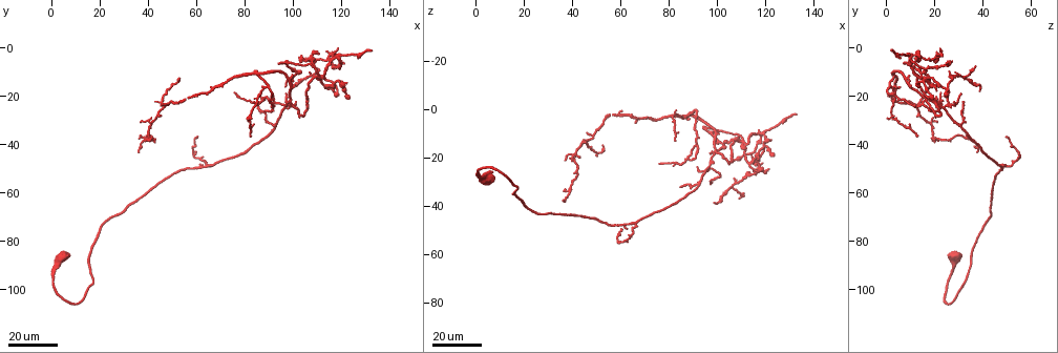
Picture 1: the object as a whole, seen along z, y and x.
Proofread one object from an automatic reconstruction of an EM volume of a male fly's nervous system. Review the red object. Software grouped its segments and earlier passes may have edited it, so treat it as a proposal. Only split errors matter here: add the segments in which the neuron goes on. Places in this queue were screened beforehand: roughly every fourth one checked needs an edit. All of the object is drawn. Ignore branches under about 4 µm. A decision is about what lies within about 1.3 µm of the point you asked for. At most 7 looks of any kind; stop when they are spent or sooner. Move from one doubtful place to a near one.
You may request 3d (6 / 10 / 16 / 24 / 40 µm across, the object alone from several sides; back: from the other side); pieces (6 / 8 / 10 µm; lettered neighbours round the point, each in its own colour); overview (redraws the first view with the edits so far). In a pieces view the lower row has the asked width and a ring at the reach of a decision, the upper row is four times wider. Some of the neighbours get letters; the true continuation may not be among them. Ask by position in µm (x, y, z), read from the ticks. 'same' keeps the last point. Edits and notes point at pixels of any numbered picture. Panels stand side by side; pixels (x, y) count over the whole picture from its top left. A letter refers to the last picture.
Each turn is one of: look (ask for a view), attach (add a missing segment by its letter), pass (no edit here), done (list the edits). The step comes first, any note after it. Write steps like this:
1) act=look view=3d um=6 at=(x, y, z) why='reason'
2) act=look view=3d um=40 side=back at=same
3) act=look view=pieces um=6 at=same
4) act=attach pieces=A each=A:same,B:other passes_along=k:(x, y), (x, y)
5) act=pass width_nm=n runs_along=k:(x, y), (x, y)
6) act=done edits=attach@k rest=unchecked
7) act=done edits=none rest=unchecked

act=look view=3d um=16 at=(132, 1, 3) why='end of a long branch'

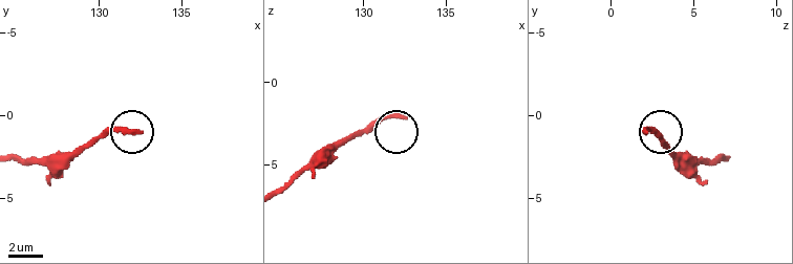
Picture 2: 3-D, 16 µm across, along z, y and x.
act=look view=pieces um=10 at=(132.3, 1.1, 2.2)

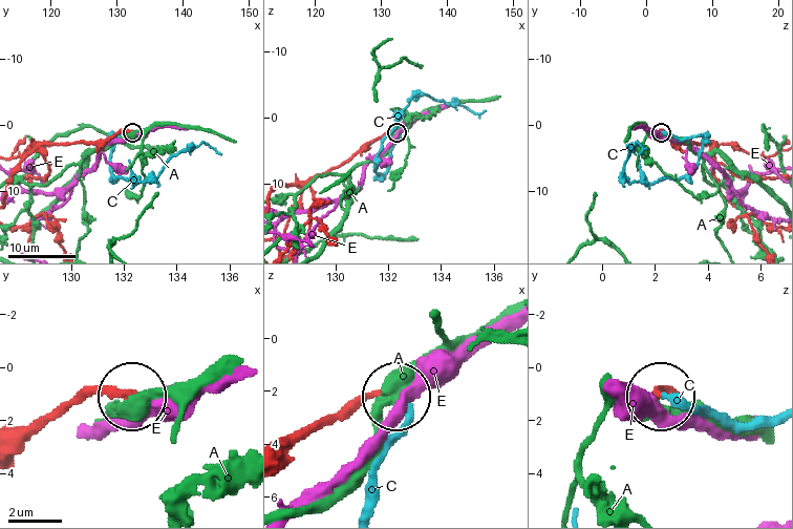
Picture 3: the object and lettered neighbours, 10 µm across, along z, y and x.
act=attach pieces=C each=A:other,C:same,E:other found='it goes on there'

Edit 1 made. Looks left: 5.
act=look view=overview why='see it whole again'

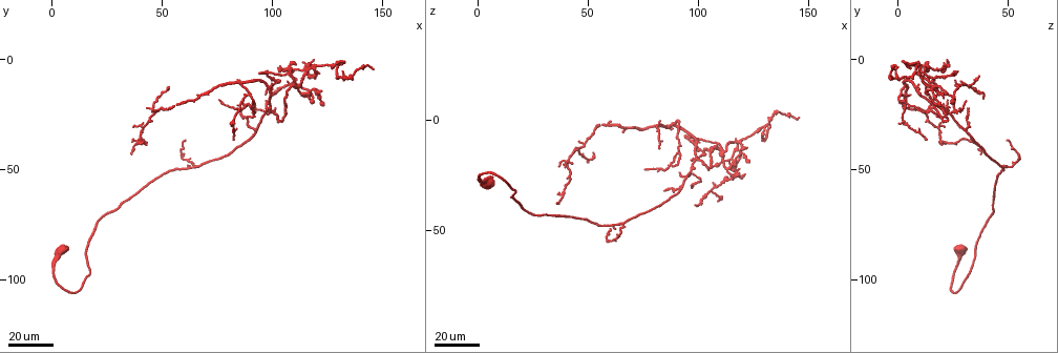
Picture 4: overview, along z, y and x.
act=look view=3d um=24 at=(45, 22, 9) why='thin end'

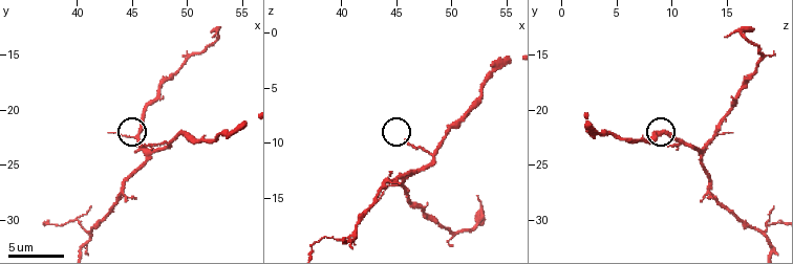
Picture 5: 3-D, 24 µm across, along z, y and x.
act=look view=pieces um=10 at=(45.8, 23.0, 9.8)

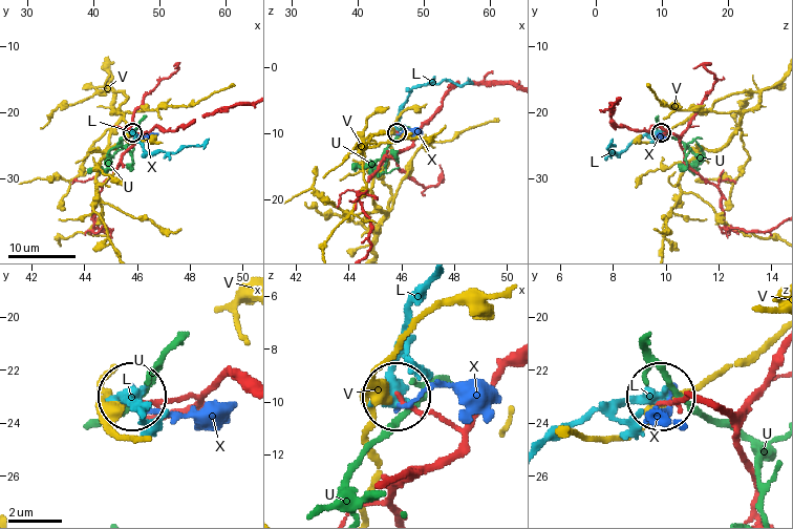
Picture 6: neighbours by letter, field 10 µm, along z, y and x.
act=pass each=L:other,U:other,V:other,X:other runs_along=6:(505, 374), (457, 426), (416, 413), (399, 397) found='no lettered segment goes on from it'

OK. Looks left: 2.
act=look view=3d um=16 at=(66, 15, 6) why='free end'

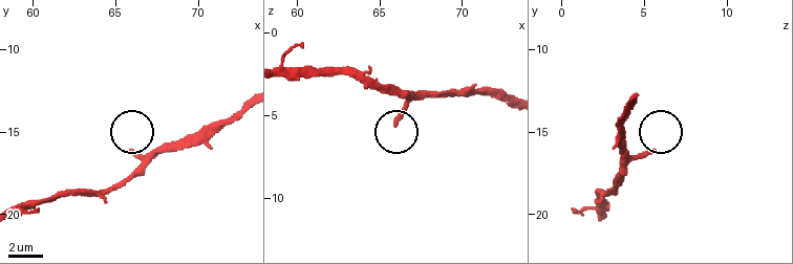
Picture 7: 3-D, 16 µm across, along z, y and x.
act=look view=pieces um=6 at=(65.9, 16.2, 5.4)

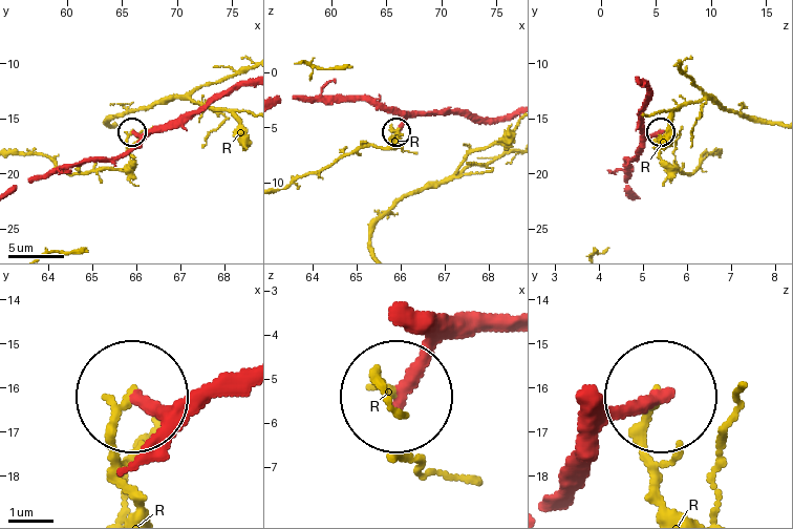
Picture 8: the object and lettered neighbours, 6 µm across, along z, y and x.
act=pass each=R:other runs_along=8:(603, 399), (625, 410), (656, 402) found='no lettered segment goes on from it'

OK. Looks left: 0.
act=done edits=attach@3 rest=unchecked

